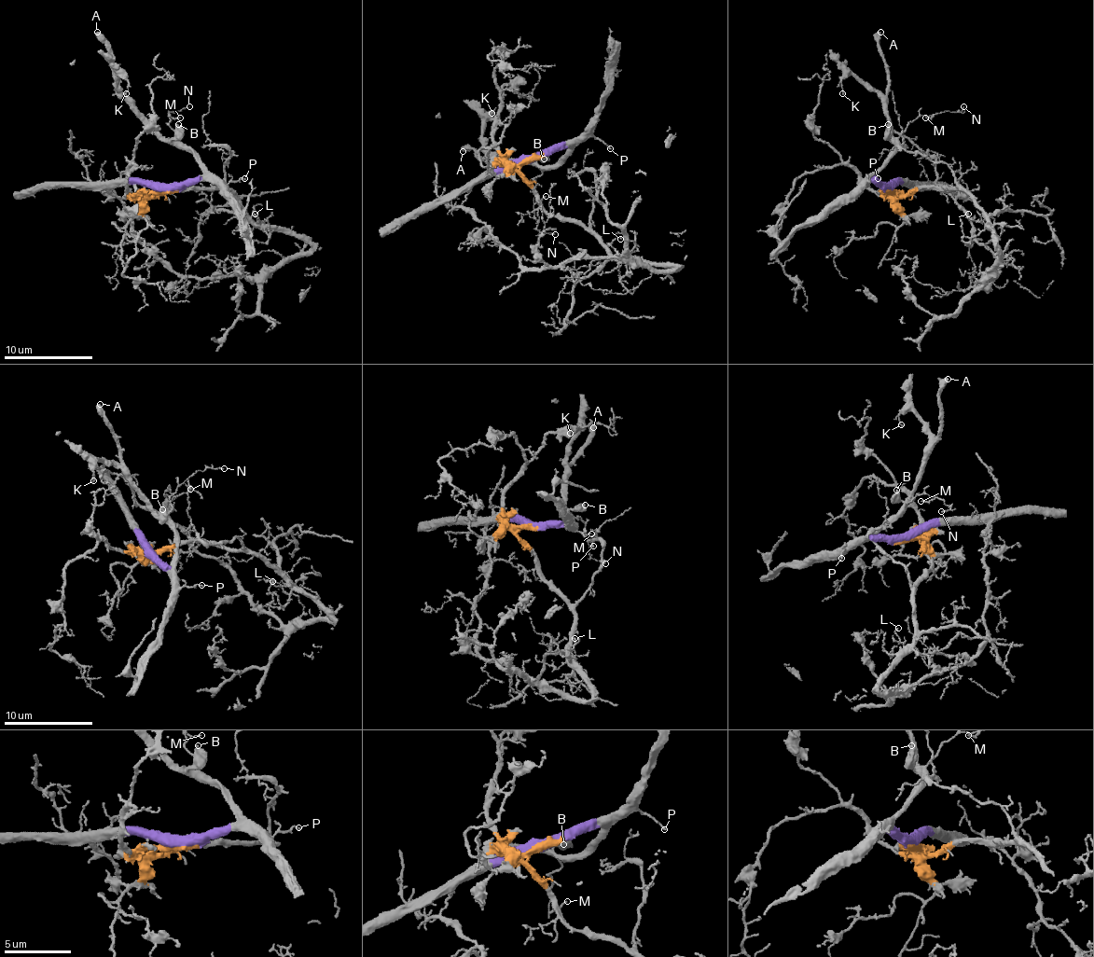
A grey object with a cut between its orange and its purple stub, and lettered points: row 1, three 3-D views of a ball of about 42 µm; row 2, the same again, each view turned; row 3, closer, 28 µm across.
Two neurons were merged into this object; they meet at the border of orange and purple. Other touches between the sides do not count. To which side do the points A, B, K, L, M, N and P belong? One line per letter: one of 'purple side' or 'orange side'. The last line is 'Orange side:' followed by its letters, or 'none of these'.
A: purple side
B: purple side
K: purple side
L: orange side
M: purple side
N: purple side
P: purple side
Orange side: L

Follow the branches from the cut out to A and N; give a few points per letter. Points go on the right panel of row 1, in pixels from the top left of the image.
A: (887, 189), (876, 173), (896, 151), (896, 145), (887, 109), (887, 64), (879, 42), (880, 32)
N: (887, 189), (876, 172), (893, 153), (896, 140), (907, 125), (920, 116), (956, 111), (962, 107)

